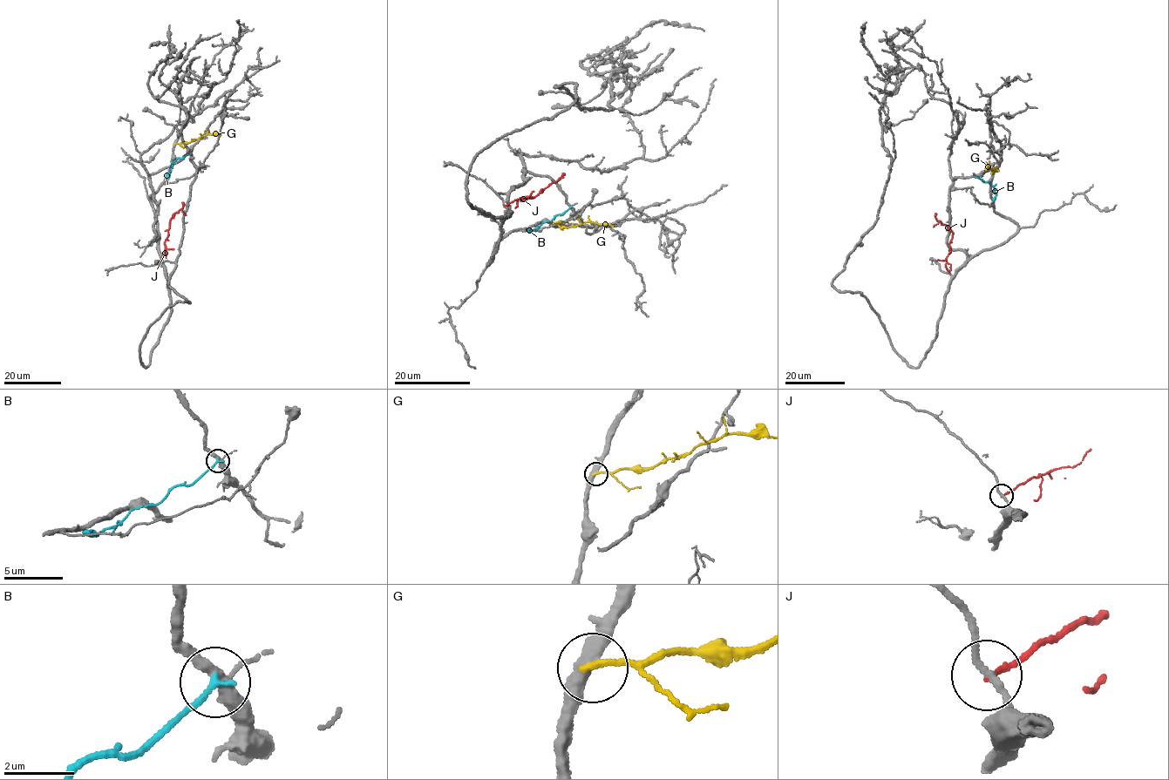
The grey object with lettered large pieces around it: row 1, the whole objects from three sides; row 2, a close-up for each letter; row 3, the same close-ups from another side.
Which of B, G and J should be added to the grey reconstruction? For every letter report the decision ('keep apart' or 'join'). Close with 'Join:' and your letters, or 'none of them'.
B: keep apart
G: keep apart
J: keep apart
Join: none of them

